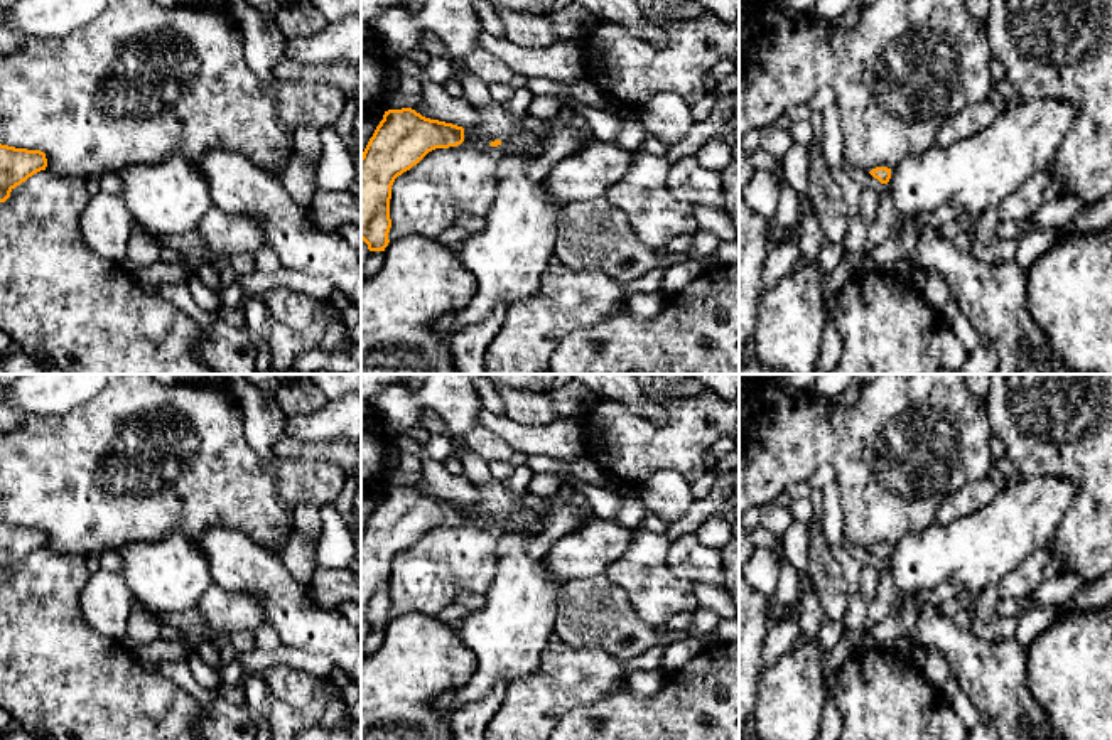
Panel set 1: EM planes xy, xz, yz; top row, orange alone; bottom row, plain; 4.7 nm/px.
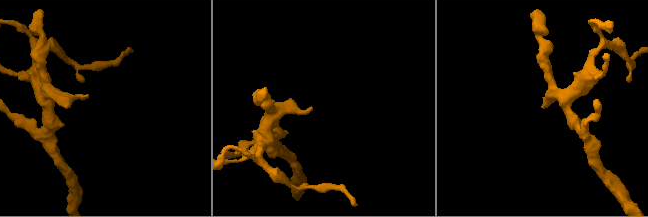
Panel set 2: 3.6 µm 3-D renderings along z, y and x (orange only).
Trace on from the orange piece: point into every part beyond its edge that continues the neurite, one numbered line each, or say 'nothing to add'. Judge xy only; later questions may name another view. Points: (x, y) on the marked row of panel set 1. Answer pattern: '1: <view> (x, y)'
nothing to add

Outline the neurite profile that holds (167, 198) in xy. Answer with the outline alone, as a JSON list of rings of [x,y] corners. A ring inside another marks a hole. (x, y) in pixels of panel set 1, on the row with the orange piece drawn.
[[[169,157],[157,164],[125,165],[116,172],[127,209],[150,234],[194,231],[213,209],[209,184],[191,158]]]

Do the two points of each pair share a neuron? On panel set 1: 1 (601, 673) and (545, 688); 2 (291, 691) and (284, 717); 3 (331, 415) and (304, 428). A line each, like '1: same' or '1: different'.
1: same
2: different
3: same

